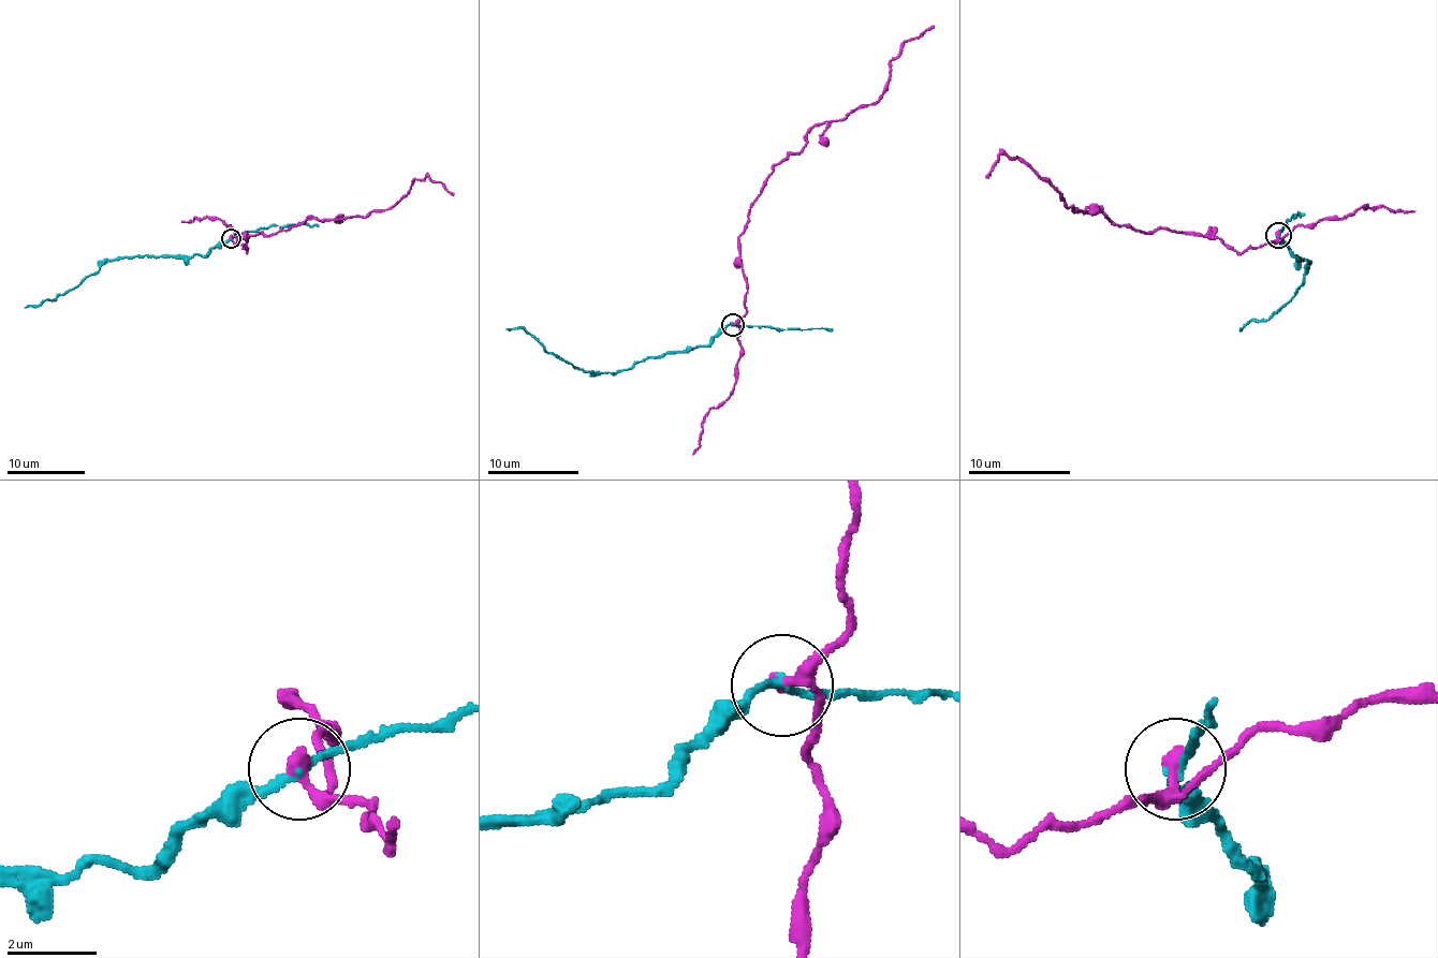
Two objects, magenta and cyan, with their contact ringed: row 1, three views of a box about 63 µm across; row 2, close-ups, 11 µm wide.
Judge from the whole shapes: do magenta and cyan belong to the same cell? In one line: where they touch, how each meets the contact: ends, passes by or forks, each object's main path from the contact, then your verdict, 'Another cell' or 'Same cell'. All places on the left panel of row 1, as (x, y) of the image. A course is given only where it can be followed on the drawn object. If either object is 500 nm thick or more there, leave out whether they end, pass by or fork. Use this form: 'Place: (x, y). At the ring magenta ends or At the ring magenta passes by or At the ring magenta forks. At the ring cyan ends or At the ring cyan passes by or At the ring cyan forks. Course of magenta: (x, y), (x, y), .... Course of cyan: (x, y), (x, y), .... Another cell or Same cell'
Place: (231, 238). At the ring magenta passes by. At the ring cyan passes by. Course of magenta: (232, 239), (247, 252), (250, 235), (391, 208), (426, 176), (454, 195). Course of cyan: (232, 239), (219, 240), (202, 254), (108, 259), (96, 273), (85, 276), (55, 299), (25, 307). Another cell

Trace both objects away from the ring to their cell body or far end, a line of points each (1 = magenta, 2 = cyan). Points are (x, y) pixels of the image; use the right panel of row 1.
1: (1278, 235), (1237, 252), (1216, 237), (1114, 226), (1102, 210), (1075, 212), (1023, 161), (1002, 153), (988, 178)
2: (1278, 235), (1296, 256), (1294, 260), (1307, 261), (1304, 282), (1289, 300), (1266, 319), (1251, 320), (1240, 330)

